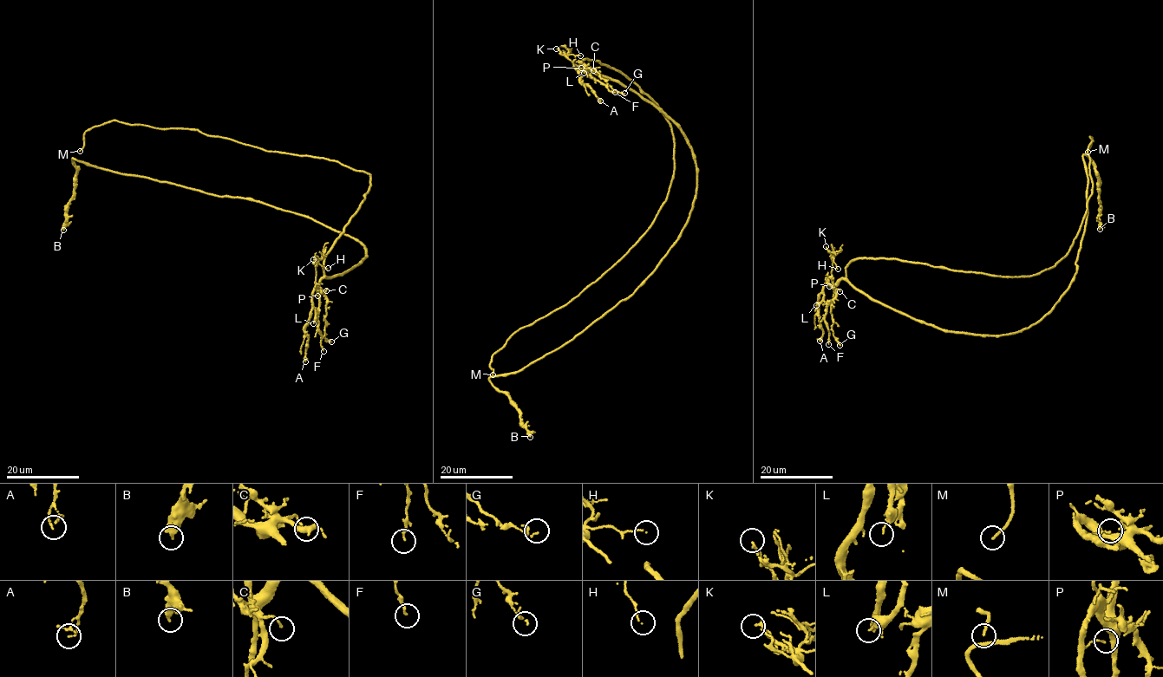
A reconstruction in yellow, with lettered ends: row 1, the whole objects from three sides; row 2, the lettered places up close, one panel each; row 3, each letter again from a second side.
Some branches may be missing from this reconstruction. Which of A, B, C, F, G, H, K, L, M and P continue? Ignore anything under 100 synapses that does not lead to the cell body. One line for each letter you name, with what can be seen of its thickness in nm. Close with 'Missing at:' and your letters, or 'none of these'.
M: 130 nm
Missing at: M

